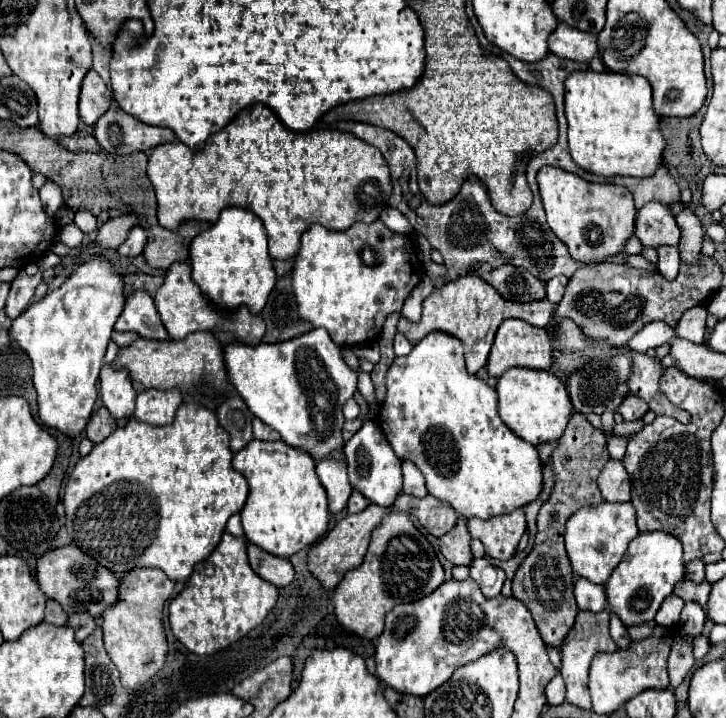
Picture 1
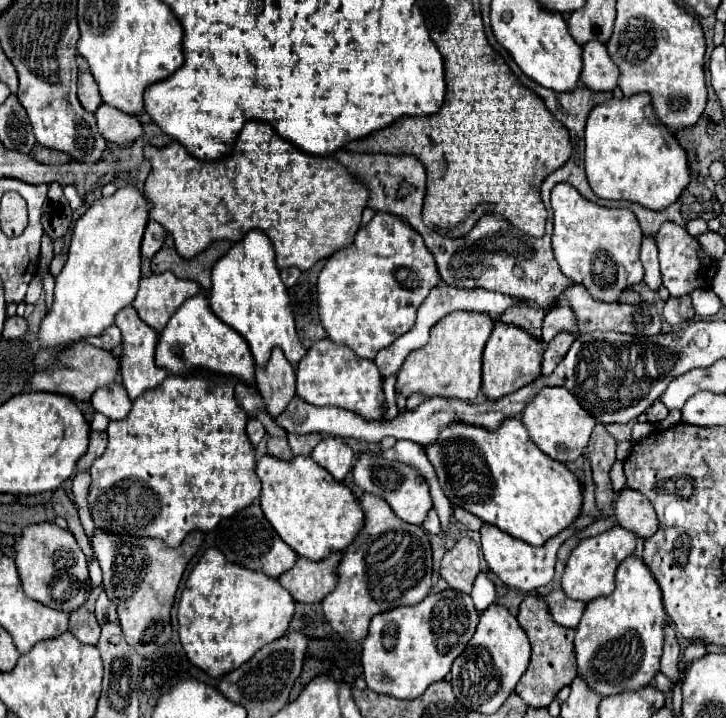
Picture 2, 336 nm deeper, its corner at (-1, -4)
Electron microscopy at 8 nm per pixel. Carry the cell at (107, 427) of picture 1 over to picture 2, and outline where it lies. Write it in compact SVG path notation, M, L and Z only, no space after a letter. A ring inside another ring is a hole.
M91 432L89 450L87 450L87 454L77 462L77 470L79 470L79 472L89 470L91 464L105 452L105 448L107 448L107 434L105 434L105 432Z

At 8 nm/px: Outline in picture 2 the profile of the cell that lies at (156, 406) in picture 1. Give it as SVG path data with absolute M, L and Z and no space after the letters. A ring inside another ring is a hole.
M125 306L117 316L115 316L115 326L119 326L121 330L121 378L123 384L127 388L127 394L131 400L135 400L137 396L141 396L145 390L151 390L155 386L159 386L165 376L167 370L159 368L155 364L155 344L157 344L157 332L153 328L149 328L145 322L139 320L137 312L131 306Z

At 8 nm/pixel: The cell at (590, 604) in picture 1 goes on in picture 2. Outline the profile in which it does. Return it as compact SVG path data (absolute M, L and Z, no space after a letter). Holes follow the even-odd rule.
M551 590L543 598L557 624L561 624L565 628L577 628L581 616L583 616L583 610L585 610L585 602L567 598L563 590Z

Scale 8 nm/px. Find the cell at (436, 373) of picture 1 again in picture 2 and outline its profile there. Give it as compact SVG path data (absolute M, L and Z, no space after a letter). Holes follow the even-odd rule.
M507 418L495 432L453 422L441 432L435 444L425 448L425 452L437 472L439 484L449 502L469 510L471 514L485 520L485 524L493 524L503 532L511 534L513 538L519 538L531 546L543 546L549 538L555 538L559 532L569 528L581 514L583 494L577 476L565 464L541 452L537 444L531 442L529 432L519 418Z

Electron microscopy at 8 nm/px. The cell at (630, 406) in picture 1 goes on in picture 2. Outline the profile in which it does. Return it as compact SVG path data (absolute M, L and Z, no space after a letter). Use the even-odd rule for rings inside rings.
M657 400L657 404L653 404L645 414L647 414L647 420L649 420L651 424L657 424L657 422L661 422L661 420L667 418L669 410L665 408L665 404L661 404L661 402Z

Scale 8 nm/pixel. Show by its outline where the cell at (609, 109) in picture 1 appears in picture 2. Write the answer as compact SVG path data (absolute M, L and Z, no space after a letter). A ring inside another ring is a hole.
M649 94L609 100L591 110L585 128L585 170L599 198L629 200L649 210L663 210L687 188L687 154L675 136L655 118Z

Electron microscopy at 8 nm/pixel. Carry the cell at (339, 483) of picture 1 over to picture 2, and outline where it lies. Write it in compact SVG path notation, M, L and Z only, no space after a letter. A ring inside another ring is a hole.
M325 436L311 452L311 458L321 464L325 470L331 472L331 476L335 480L343 480L345 474L351 470L351 464L353 464L353 458L355 458L355 452L353 448L341 440L339 436Z

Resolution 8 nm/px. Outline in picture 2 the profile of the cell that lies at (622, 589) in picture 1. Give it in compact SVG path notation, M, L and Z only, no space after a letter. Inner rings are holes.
M635 556L625 558L615 574L615 592L591 600L575 628L573 648L579 676L603 698L649 686L659 672L665 618L661 590L649 568Z

